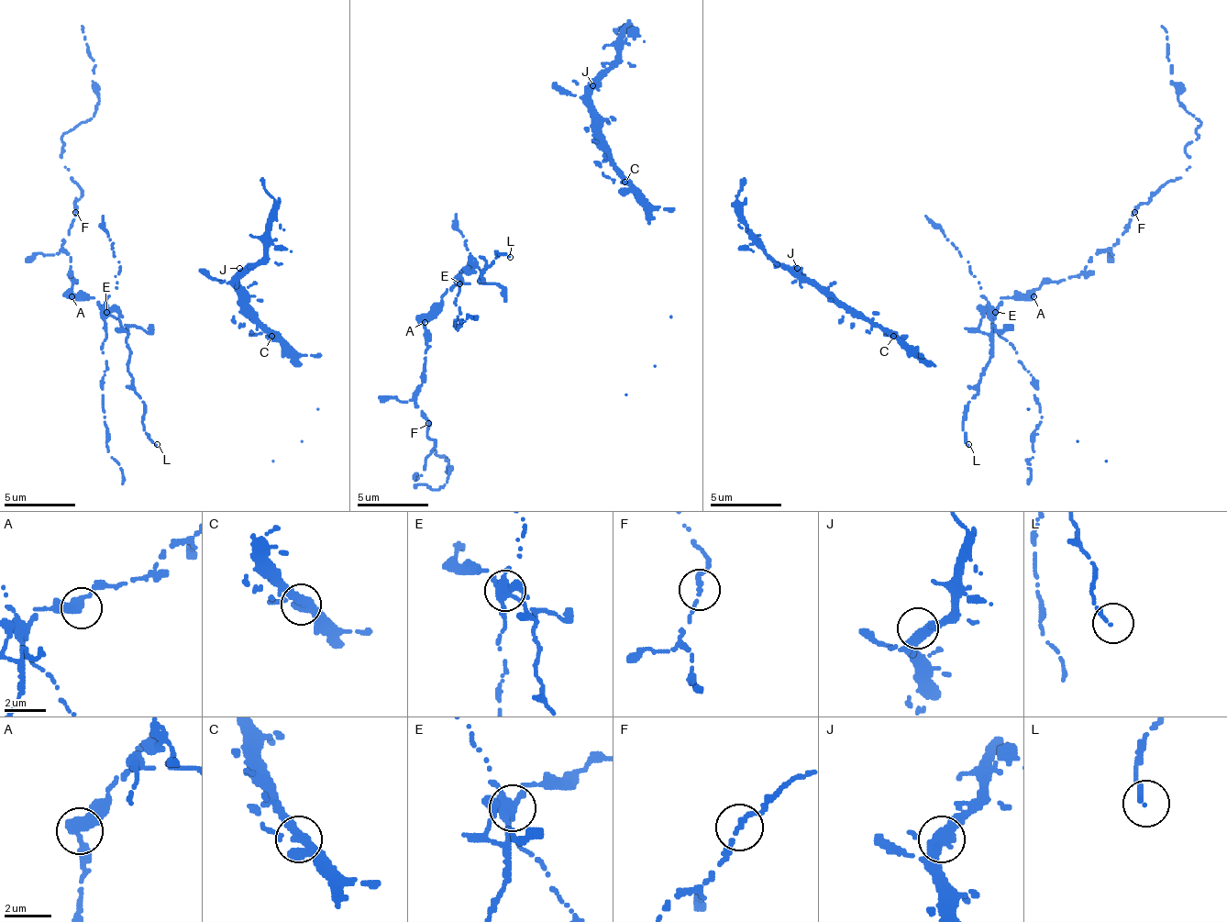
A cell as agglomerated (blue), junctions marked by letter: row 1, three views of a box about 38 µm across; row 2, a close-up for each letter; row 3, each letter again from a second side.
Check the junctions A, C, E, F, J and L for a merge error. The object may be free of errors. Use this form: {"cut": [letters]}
{"cut": ["E"]}

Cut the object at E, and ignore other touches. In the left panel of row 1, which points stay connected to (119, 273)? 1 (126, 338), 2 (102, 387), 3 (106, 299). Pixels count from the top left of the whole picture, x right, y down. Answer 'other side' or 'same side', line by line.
1: other side
2: same side
3: same side

